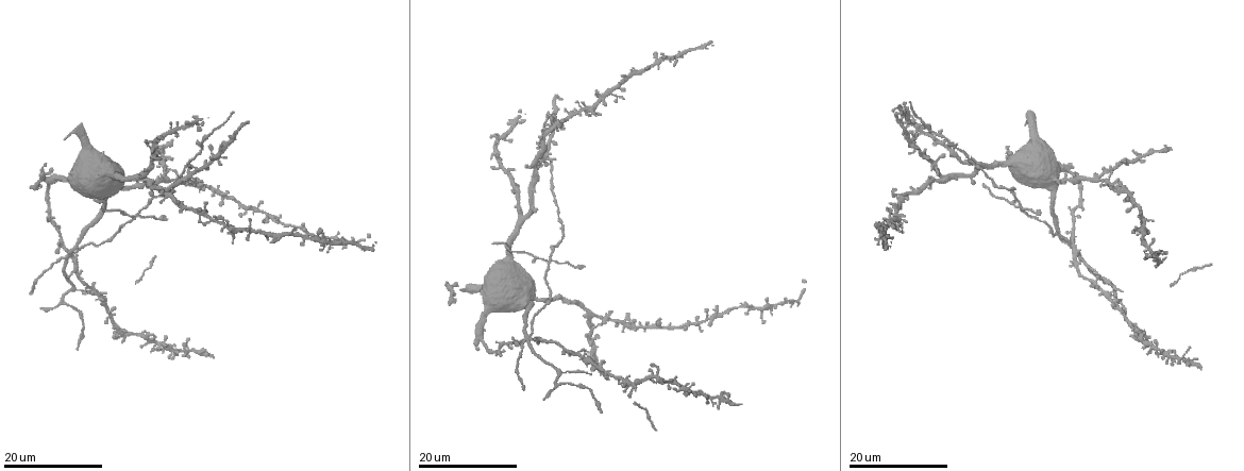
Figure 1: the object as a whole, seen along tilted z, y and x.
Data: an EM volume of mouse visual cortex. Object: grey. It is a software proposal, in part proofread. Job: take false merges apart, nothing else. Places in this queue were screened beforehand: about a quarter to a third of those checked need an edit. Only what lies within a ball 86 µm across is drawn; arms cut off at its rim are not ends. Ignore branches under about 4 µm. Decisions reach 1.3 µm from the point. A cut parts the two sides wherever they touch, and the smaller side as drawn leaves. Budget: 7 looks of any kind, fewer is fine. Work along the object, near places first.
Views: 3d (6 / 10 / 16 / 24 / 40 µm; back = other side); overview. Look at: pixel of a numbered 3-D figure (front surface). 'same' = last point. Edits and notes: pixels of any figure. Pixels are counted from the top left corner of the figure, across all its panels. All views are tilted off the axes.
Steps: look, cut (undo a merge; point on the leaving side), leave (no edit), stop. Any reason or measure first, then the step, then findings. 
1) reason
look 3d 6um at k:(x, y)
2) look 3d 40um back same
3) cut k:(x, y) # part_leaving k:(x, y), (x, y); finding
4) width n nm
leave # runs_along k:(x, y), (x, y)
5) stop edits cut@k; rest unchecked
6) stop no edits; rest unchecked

narrows sharply
look 3d 24um at 1:(548, 286)

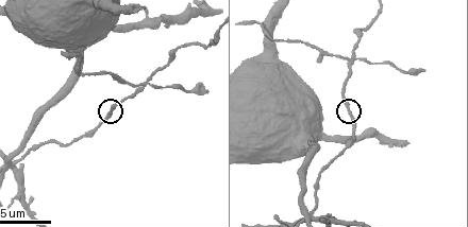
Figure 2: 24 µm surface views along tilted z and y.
closer look
look 3d 6um at 2:(349, 114)

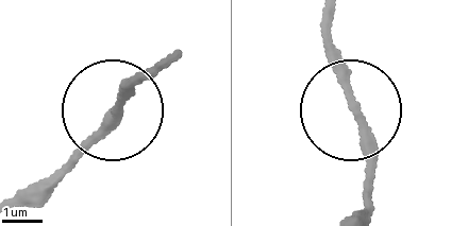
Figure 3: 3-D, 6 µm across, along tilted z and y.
leave # runs_along 3:(365, 202), (369, 148), (326, 25); all the same neuron

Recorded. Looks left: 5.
four or more arms meet
look 3d 10um at 2:(348, 57)

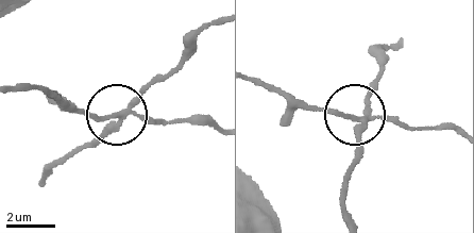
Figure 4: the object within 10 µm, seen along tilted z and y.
arms 4
cut 4:(155, 120) # part_leaving 4:(120, 114), (70, 111), (41, 89), (15, 90); two neurons meet here

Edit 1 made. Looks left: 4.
redraw
look overview

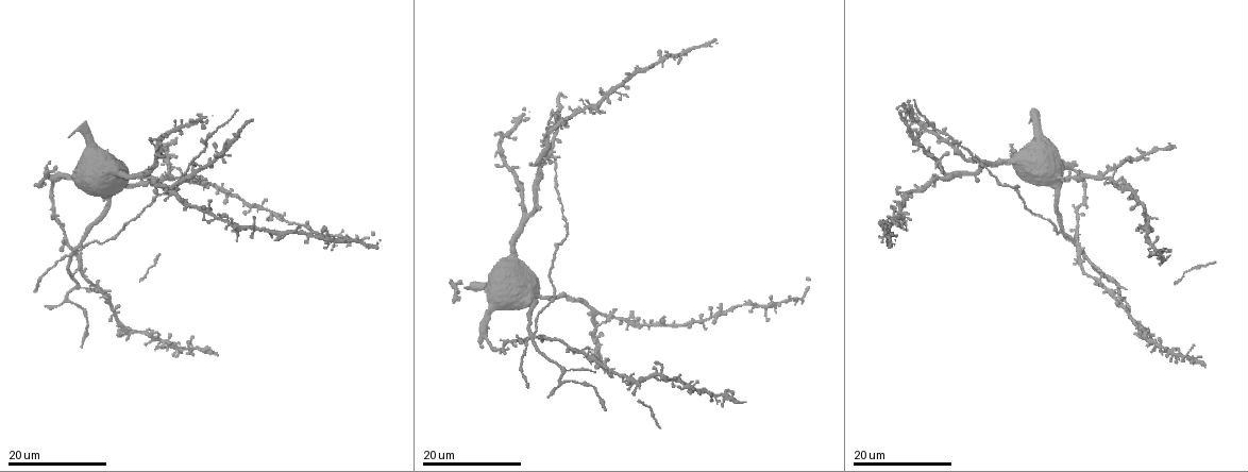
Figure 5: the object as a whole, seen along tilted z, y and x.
small branch off a trunk
look 3d 24um at 5:(530, 338)

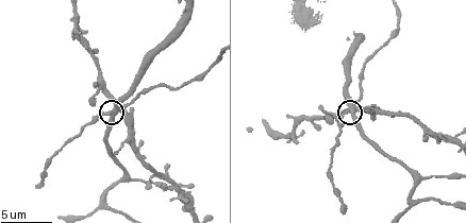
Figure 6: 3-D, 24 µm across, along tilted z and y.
look 3d 6um at 6:(349, 113)

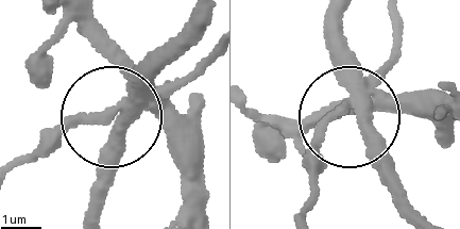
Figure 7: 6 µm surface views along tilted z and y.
arms 3
leave # runs_along 7:(197, 20), (118, 111), (13, 162); all the same neuron

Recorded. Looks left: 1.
stop edits cut@4; rest unchecked

